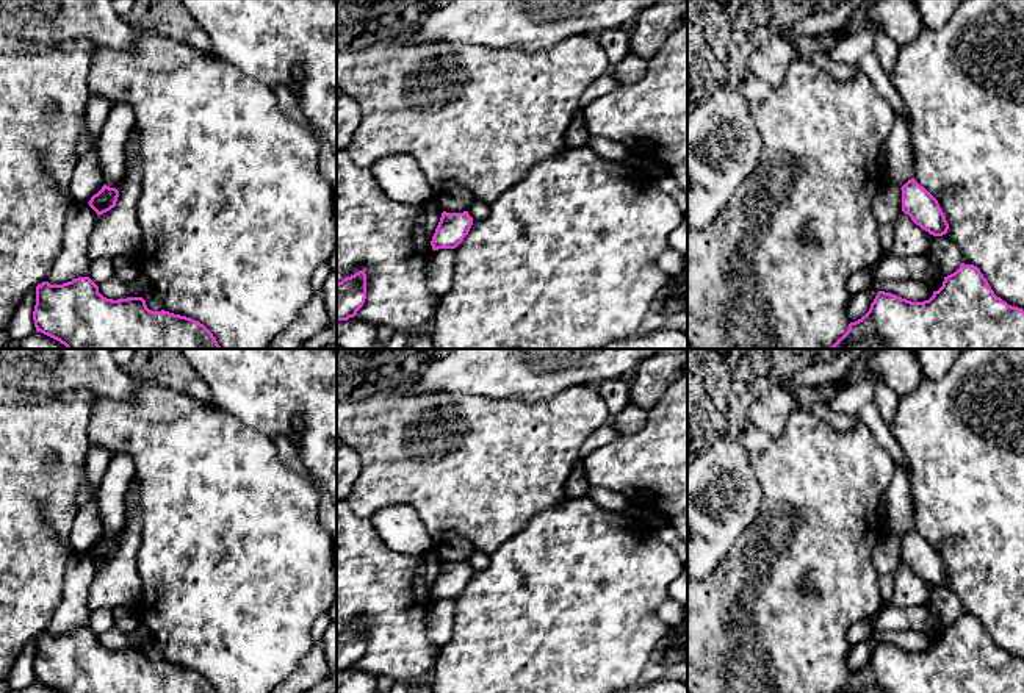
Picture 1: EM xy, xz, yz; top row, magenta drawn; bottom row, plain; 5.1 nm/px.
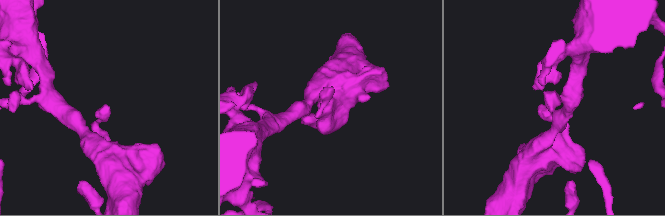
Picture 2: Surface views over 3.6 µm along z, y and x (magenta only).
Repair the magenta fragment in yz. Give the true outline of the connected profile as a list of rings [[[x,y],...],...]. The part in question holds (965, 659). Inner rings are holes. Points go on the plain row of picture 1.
[[[961,613],[954,624],[944,627],[943,637],[928,651],[911,652],[878,641],[869,662],[850,673],[836,693],[1024,693],[1024,660],[997,648],[977,616]]]

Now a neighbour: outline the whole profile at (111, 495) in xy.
[[[127,454],[113,455],[97,494],[103,535],[119,538],[125,529],[125,496],[135,477],[135,461]]]

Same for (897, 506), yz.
[[[897,468],[883,499],[883,522],[886,532],[902,538],[913,529],[911,474]]]

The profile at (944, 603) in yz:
[[[944,585],[930,590],[928,602],[944,627],[954,624],[963,613],[960,599]]]

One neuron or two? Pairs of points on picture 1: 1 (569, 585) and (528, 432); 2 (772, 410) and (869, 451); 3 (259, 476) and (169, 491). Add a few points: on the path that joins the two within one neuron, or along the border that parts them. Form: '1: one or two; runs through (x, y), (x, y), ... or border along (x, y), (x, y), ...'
1: two; border along (564, 498), (539, 509), (520, 531)
2: two; border along (796, 407), (777, 435), (769, 435), (752, 426)
3: one; runs through (237, 482), (229, 490), (191, 491)

